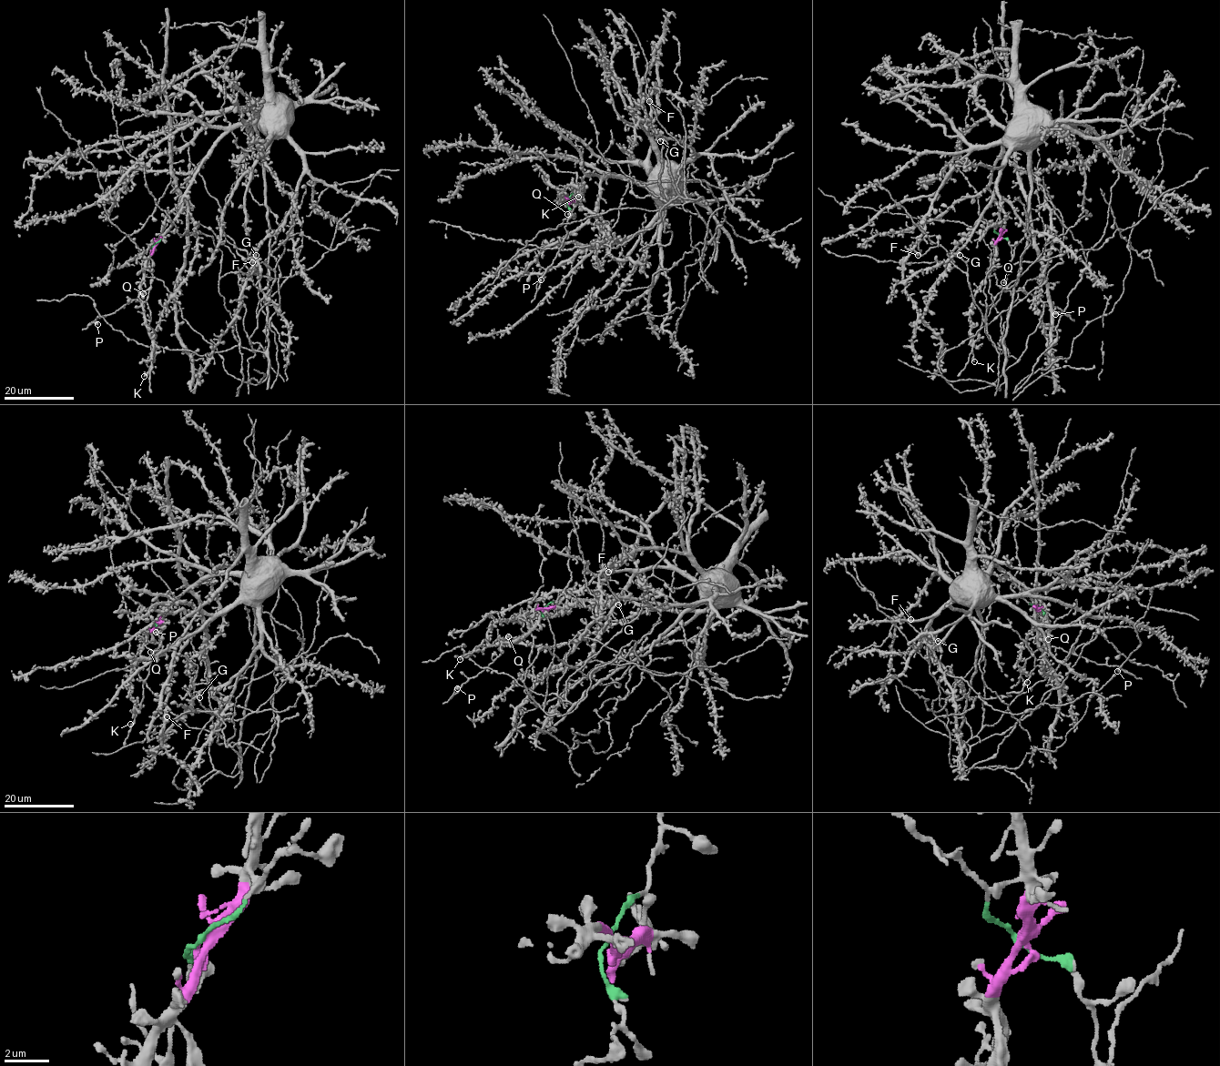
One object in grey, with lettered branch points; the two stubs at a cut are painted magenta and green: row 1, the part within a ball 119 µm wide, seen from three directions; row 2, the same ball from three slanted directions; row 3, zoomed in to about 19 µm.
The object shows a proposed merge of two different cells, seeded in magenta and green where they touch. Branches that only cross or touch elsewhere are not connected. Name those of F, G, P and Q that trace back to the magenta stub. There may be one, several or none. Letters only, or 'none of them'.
F, G

